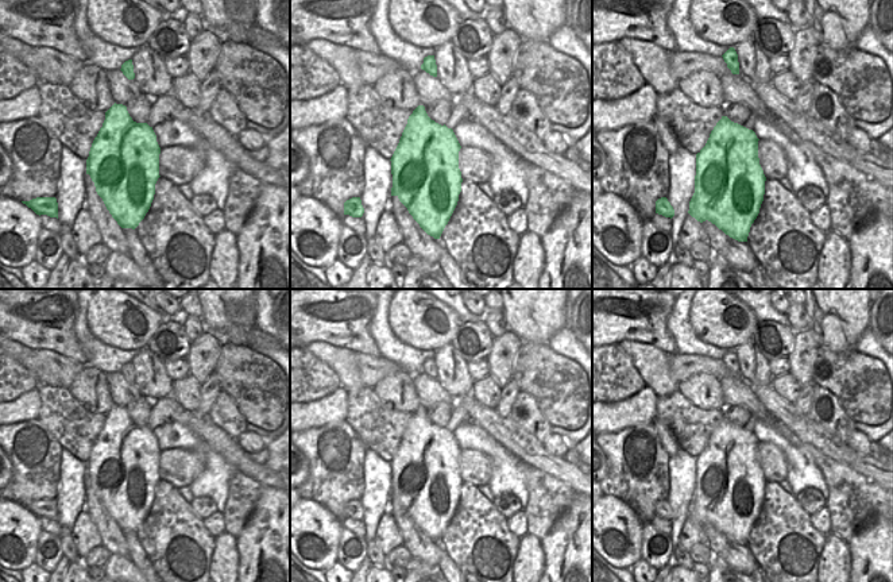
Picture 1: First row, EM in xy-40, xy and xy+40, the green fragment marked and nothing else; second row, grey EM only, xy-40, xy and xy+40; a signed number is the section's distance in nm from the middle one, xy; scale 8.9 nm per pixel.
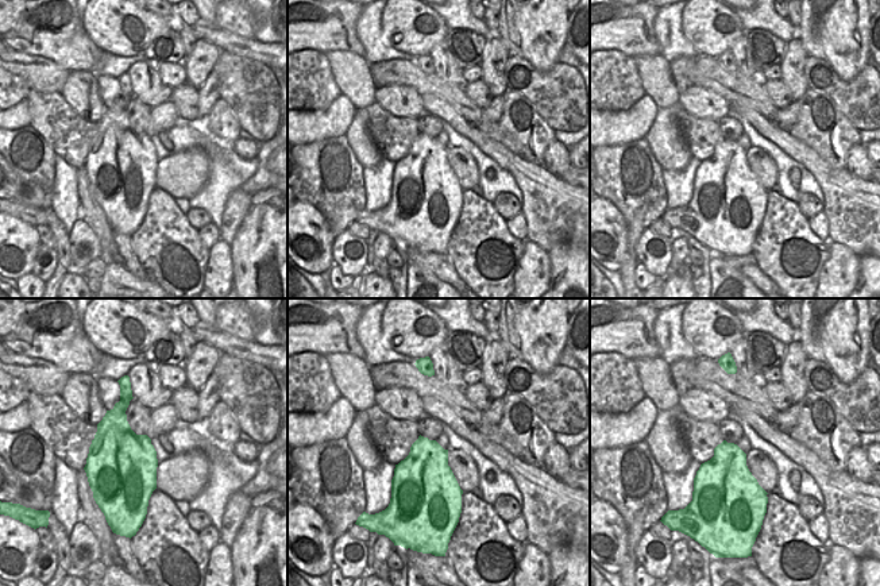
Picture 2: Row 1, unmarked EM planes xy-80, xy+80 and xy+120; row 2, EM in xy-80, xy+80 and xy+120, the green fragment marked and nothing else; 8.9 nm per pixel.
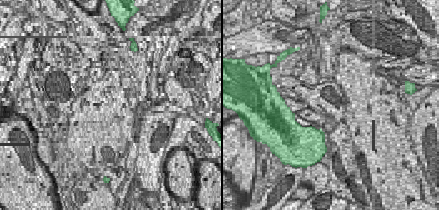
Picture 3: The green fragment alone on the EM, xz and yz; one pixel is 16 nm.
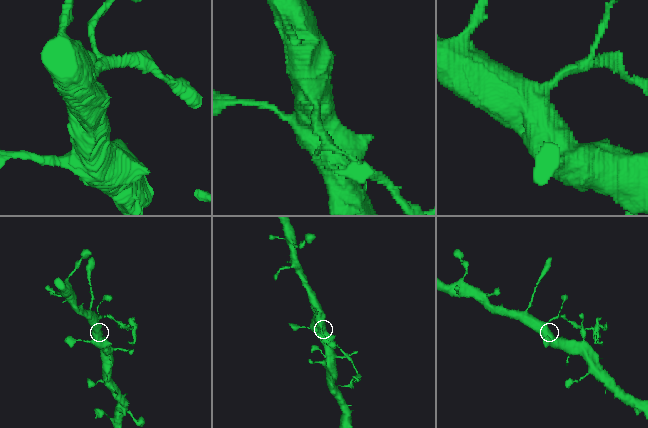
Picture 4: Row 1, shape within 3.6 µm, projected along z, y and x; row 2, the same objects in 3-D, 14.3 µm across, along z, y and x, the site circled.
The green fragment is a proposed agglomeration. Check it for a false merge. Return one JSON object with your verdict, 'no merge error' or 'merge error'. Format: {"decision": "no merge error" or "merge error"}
{"decision": "merge error"}

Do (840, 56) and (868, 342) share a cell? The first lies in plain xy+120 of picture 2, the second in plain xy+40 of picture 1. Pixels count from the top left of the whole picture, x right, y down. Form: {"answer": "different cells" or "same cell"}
{"answer": "different cells"}

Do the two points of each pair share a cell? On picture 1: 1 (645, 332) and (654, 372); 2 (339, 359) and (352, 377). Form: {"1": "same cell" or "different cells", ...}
{"1": "different cells", "2": "same cell"}

